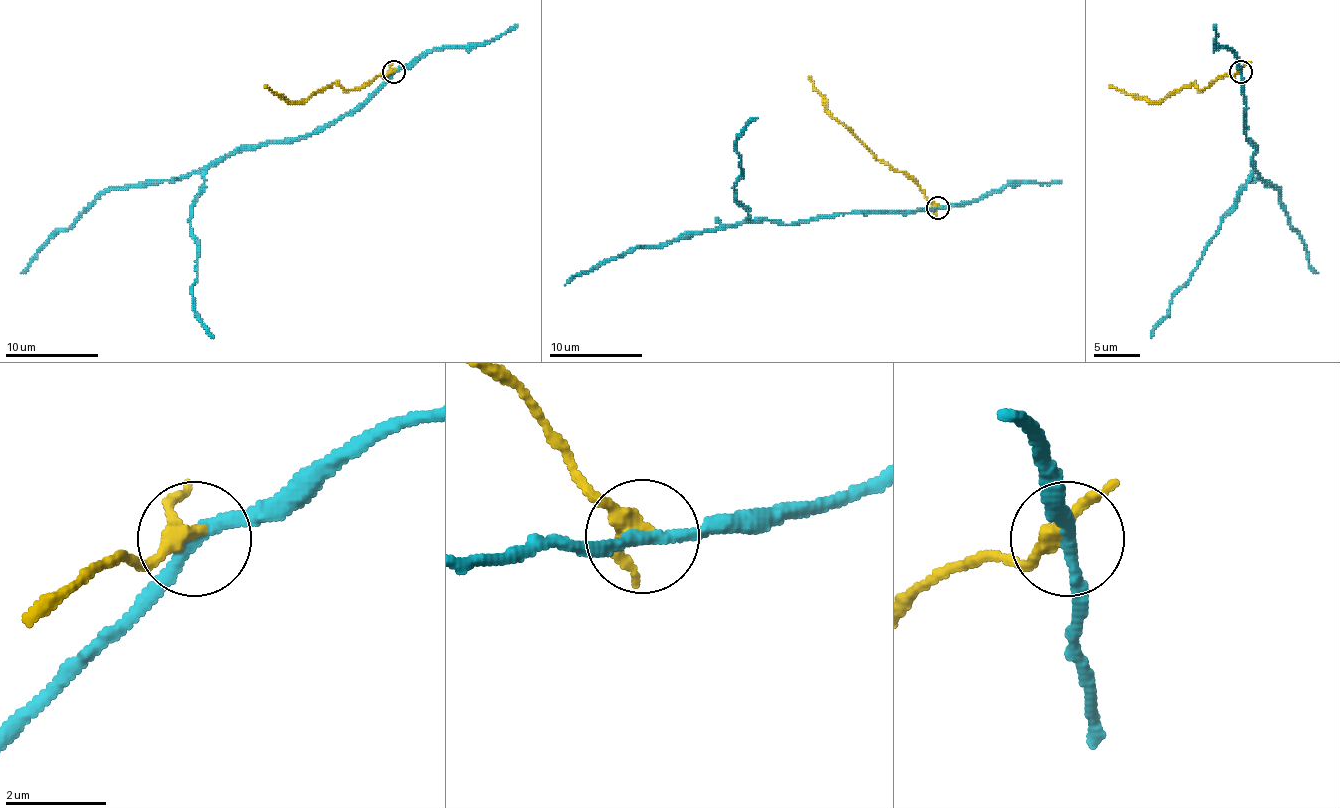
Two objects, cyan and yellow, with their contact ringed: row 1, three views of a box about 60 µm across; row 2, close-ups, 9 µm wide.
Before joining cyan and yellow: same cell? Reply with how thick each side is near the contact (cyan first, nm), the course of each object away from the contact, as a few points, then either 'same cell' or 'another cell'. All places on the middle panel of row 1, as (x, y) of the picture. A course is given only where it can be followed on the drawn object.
260 nm thick on the cyan side, 280 nm on the other; cyan runs (938, 208), (855, 213), (778, 225), (771, 220), (748, 220), (713, 232), (637, 245), (574, 276), (565, 285); yellow runs (938, 206), (901, 171), (894, 171), (876, 157), (836, 120), (827, 109), (827, 99), (808, 76); another cell

